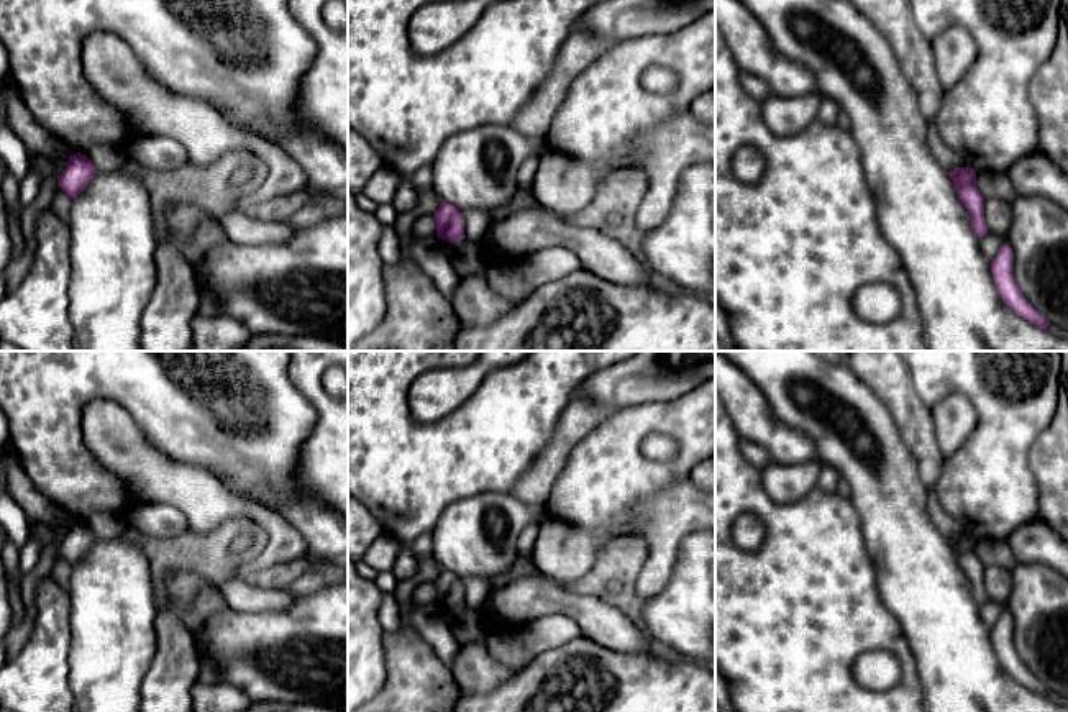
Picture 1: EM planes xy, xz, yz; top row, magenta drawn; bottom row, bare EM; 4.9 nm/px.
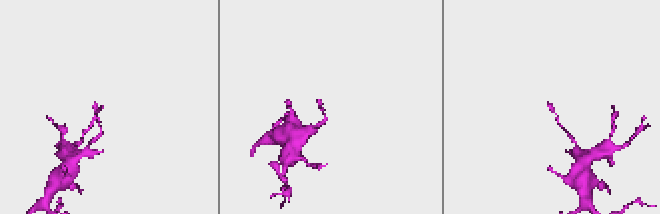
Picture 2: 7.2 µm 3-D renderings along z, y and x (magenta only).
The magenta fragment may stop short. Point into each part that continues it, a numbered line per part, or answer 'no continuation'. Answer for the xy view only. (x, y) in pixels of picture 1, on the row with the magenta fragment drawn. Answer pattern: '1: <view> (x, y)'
no continuation

